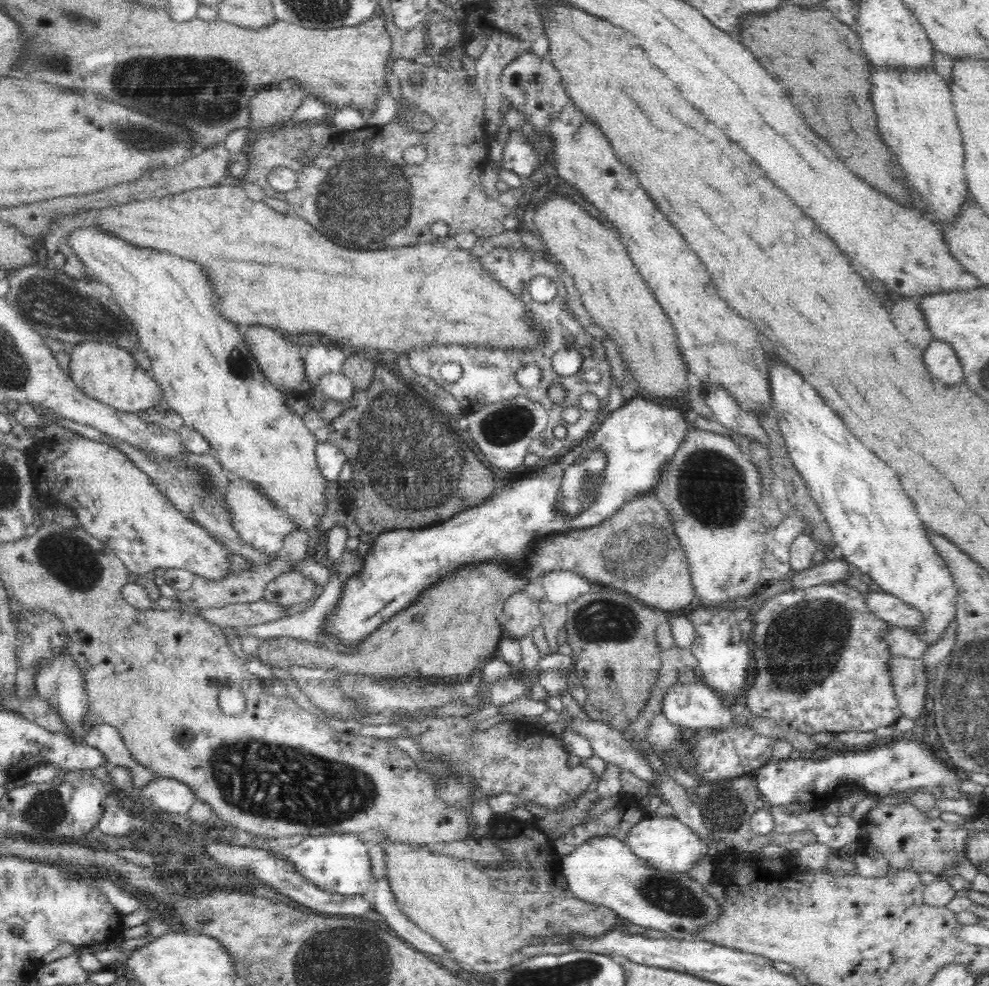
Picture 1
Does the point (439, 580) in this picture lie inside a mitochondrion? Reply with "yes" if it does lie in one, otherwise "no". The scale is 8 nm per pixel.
no

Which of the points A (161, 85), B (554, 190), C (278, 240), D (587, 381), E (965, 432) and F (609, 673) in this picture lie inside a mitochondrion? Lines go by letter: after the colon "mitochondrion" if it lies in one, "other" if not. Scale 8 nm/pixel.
A: mitochondrion
B: other
C: other
D: other
E: other
F: other

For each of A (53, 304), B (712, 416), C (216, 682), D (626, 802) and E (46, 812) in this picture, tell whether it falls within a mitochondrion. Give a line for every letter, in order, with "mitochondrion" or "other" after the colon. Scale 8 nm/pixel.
A: mitochondrion
B: other
C: other
D: other
E: mitochondrion

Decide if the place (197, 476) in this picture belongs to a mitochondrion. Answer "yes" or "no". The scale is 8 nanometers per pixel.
yes

